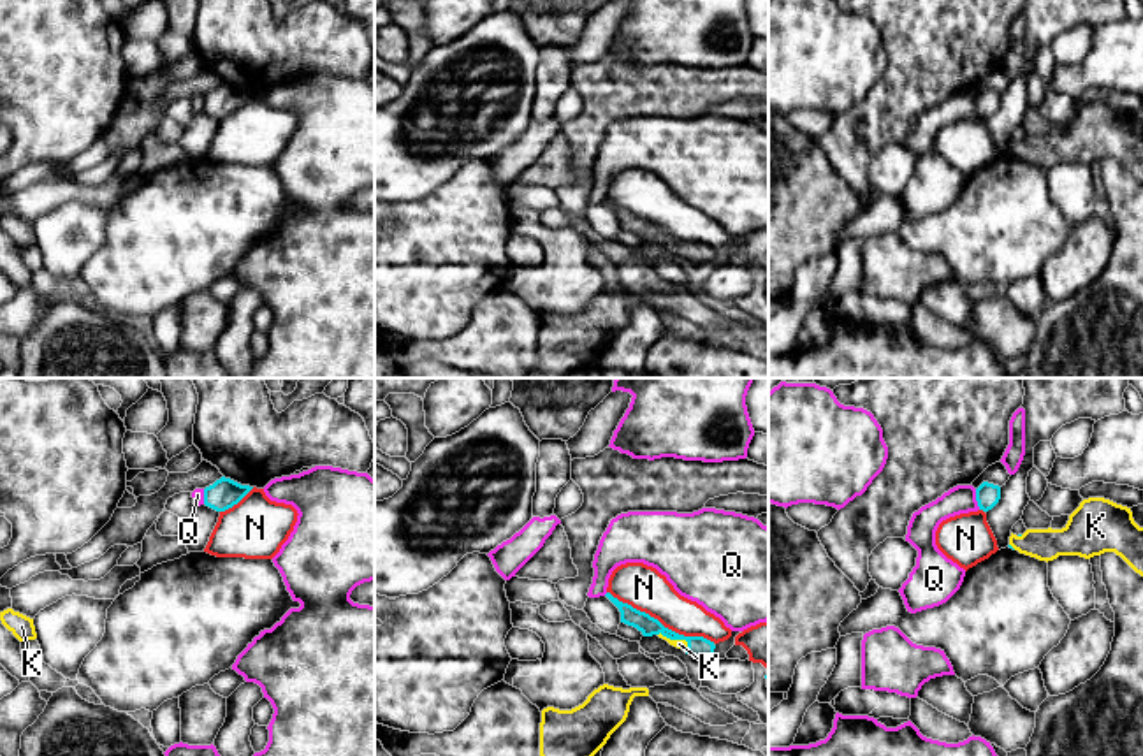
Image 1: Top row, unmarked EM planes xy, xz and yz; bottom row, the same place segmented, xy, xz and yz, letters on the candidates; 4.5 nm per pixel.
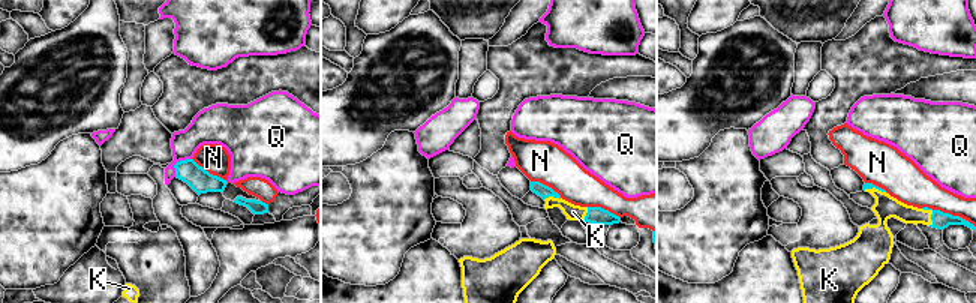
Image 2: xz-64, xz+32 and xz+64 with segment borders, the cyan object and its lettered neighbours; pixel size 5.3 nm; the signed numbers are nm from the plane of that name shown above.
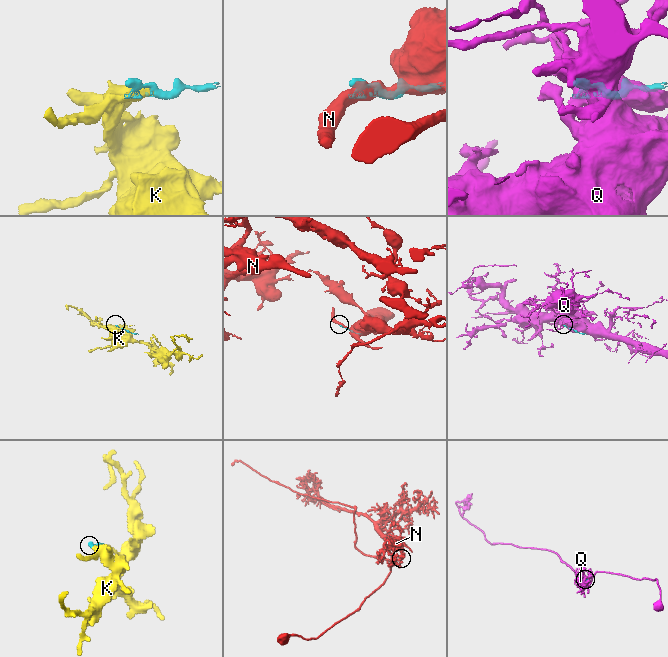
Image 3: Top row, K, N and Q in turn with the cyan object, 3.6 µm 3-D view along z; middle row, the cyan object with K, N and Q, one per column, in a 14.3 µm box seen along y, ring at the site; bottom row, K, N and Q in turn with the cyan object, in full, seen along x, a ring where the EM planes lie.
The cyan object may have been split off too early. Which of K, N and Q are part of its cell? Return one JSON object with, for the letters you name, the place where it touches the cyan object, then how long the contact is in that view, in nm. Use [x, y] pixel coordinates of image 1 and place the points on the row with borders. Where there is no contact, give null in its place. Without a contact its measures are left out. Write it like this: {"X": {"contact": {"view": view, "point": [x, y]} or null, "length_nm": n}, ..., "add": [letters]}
{"K": {"contact": {"view": "xz", "point": [674, 639]}, "length_nm": 160}, "add": ["K"]}

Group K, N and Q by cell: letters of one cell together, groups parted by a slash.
K / N / Q

